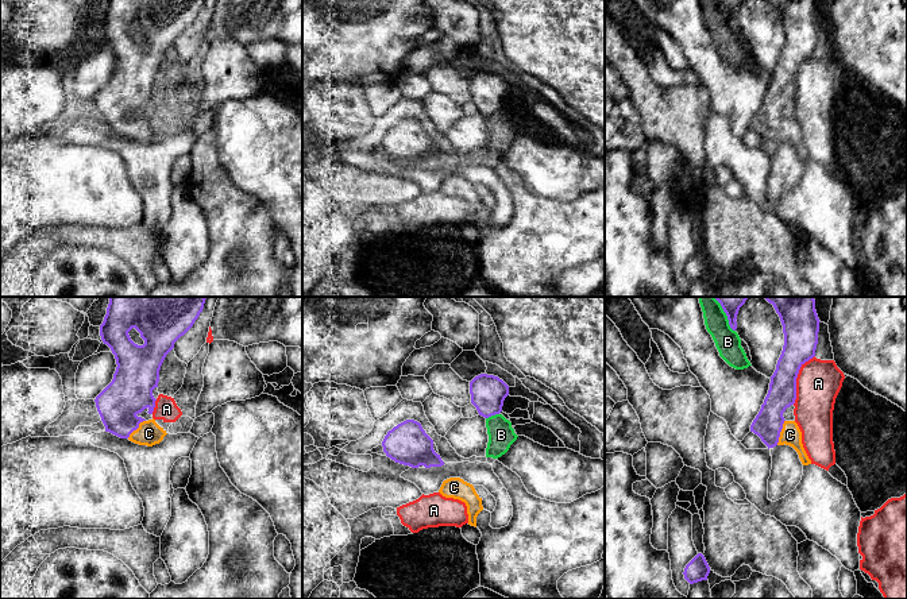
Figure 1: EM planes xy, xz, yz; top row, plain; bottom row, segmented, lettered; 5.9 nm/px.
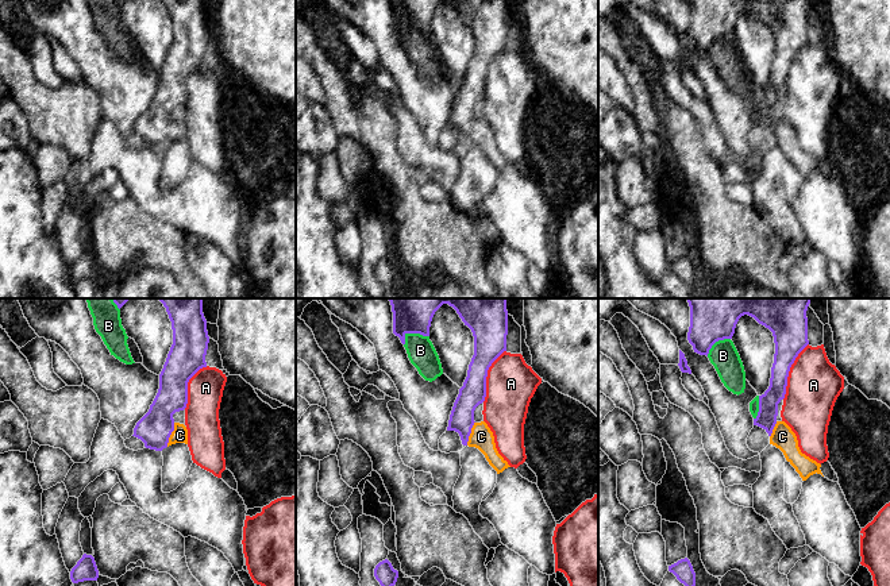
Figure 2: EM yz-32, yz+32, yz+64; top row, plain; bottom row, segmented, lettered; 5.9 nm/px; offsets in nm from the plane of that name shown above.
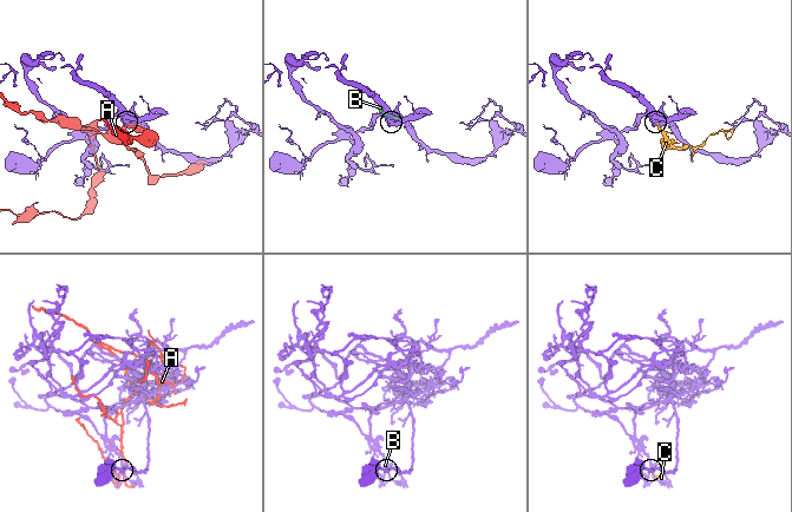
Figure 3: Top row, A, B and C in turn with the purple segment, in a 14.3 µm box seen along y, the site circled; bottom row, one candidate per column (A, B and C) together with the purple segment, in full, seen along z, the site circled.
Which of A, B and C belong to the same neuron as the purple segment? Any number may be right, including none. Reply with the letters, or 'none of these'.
C

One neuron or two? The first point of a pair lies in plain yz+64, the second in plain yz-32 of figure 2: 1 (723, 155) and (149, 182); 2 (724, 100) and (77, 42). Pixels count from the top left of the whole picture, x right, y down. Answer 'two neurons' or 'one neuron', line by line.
1: one neuron
2: one neuron

